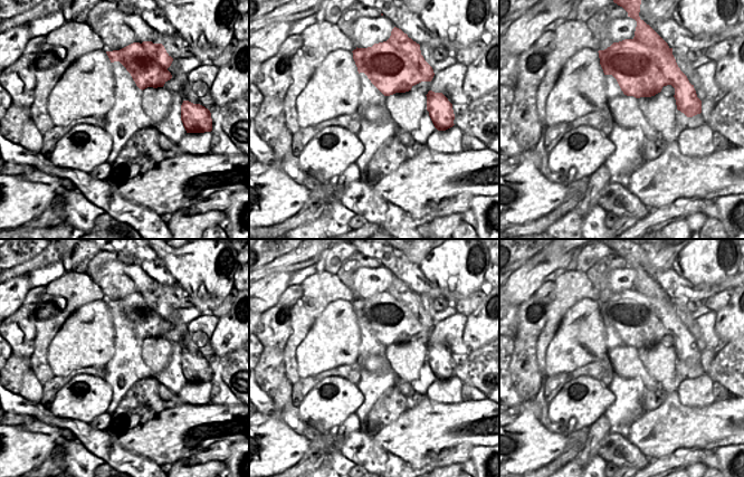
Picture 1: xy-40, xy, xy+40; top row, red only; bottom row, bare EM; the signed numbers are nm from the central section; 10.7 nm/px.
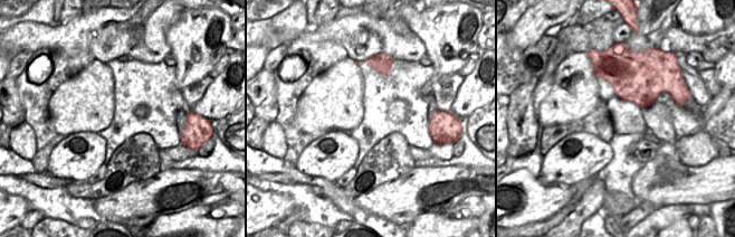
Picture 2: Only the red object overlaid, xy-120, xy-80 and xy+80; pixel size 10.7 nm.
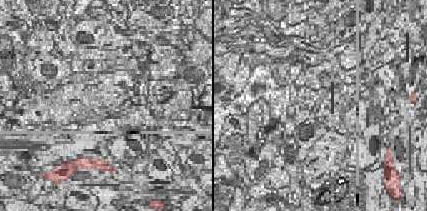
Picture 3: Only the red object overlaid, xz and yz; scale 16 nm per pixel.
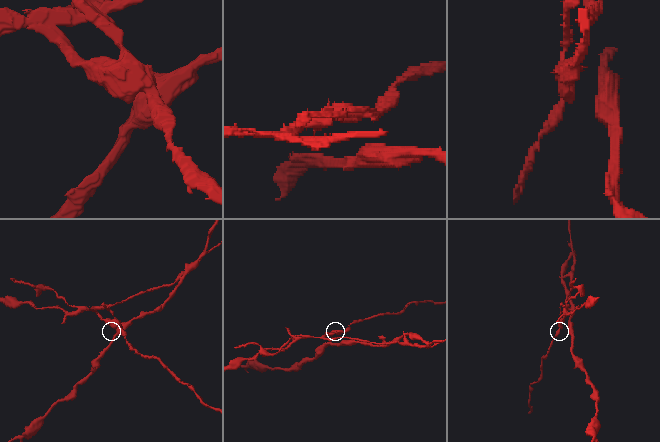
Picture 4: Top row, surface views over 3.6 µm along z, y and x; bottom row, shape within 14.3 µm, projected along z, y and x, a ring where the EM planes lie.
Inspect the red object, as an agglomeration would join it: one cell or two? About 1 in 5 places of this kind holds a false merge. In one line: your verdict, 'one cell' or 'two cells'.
two cells

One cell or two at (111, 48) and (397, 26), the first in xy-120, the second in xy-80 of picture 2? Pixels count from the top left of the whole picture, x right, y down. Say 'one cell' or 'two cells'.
two cells

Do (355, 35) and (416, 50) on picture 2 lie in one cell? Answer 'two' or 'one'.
one

